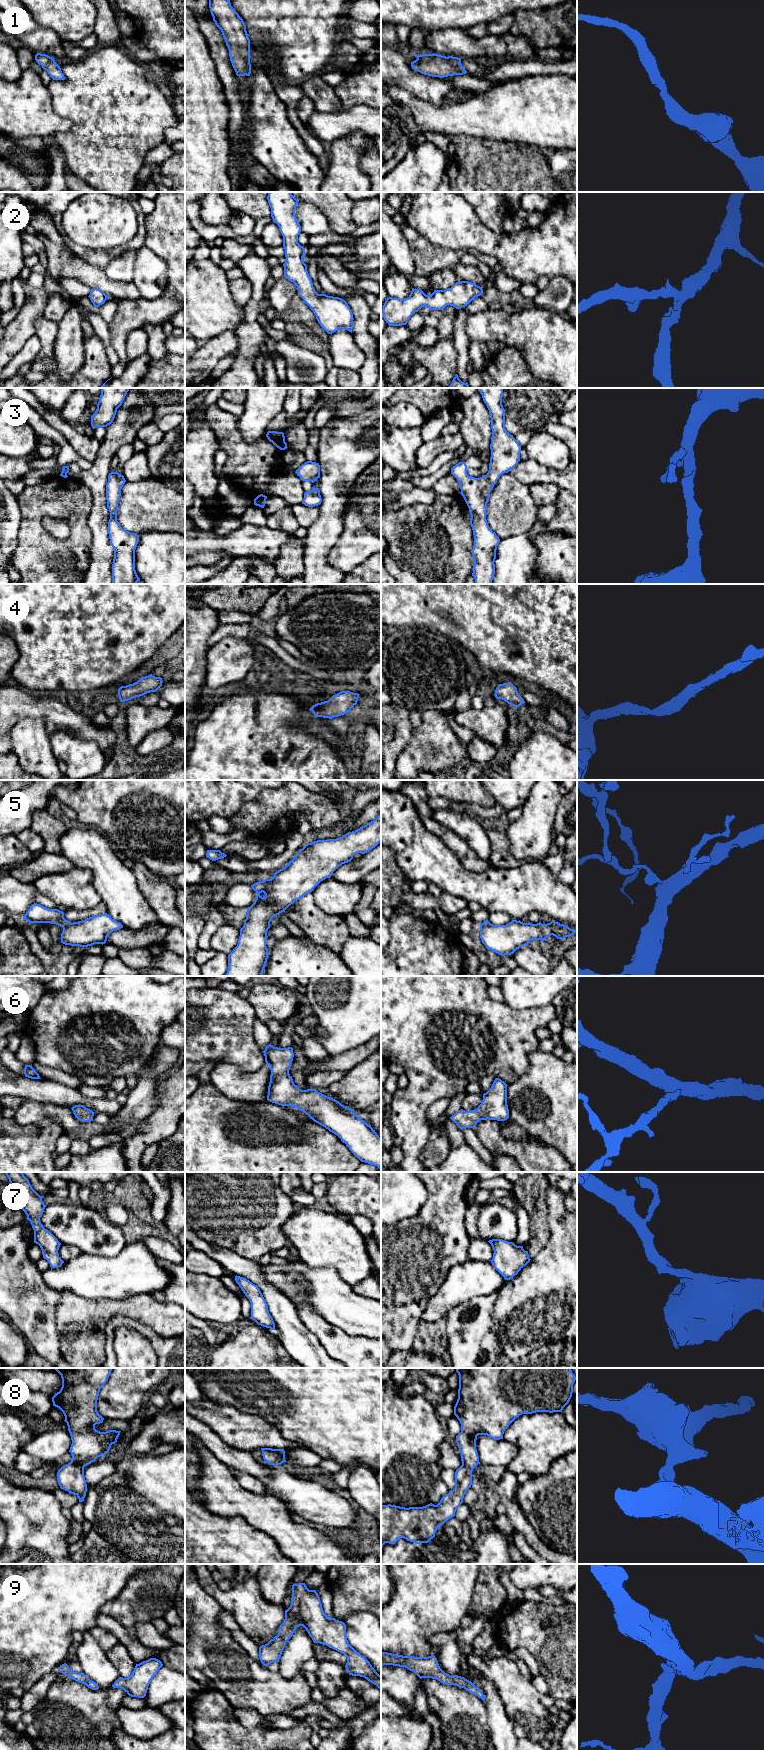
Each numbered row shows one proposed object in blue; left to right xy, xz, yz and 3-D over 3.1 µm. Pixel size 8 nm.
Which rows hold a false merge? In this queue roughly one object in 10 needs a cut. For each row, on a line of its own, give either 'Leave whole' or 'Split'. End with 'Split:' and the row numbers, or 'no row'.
1: Leave whole
2: Leave whole
3: Leave whole
4: Leave whole
5: Split
6: Leave whole
7: Leave whole
8: Leave whole
9: Leave whole
Split: 5

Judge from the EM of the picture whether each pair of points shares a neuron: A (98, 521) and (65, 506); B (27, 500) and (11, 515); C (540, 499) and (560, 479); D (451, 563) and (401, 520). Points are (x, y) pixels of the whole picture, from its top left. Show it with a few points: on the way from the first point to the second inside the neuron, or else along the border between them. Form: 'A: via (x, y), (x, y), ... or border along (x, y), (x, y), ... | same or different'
A: border along (90, 493), (88, 527), (92, 539) | different
B: border along (15, 497), (20, 512), (20, 526), (18, 530) | different
C: border along (530, 484), (554, 483), (560, 489) | different
D: via (439, 551), (435, 547), (427, 546), (413, 532) | same

